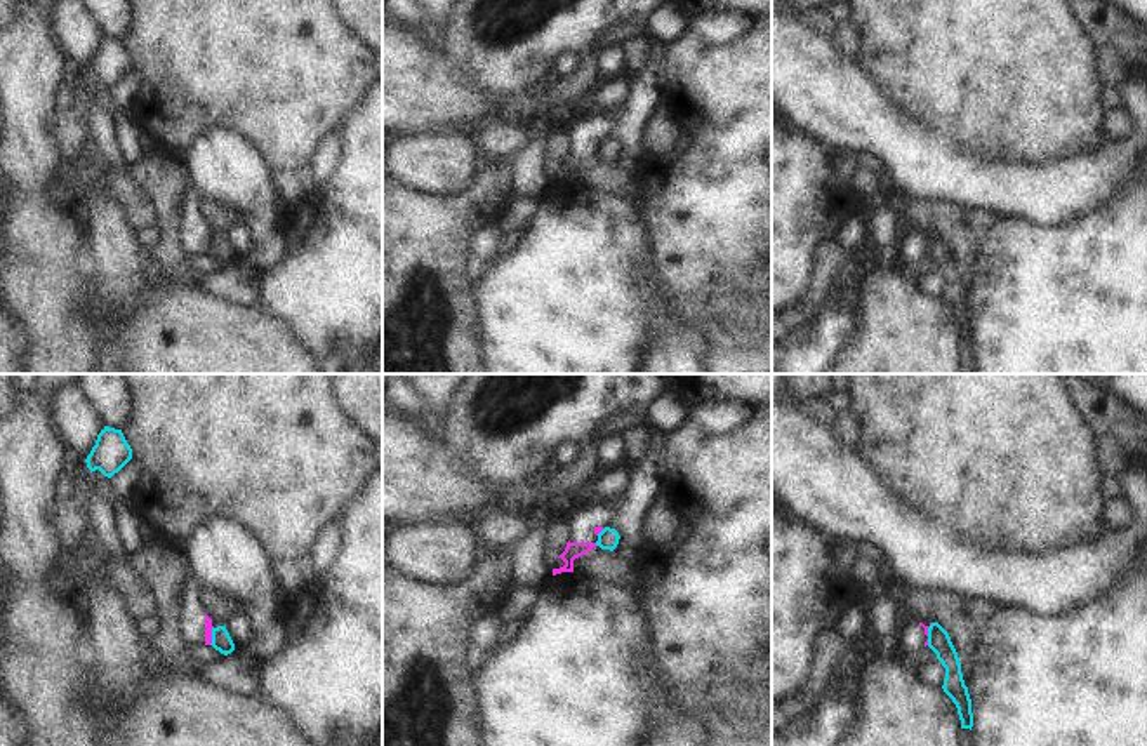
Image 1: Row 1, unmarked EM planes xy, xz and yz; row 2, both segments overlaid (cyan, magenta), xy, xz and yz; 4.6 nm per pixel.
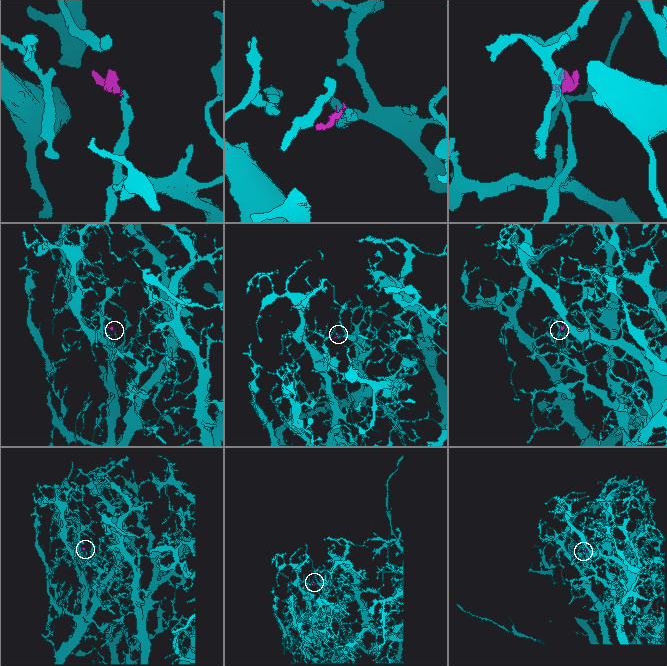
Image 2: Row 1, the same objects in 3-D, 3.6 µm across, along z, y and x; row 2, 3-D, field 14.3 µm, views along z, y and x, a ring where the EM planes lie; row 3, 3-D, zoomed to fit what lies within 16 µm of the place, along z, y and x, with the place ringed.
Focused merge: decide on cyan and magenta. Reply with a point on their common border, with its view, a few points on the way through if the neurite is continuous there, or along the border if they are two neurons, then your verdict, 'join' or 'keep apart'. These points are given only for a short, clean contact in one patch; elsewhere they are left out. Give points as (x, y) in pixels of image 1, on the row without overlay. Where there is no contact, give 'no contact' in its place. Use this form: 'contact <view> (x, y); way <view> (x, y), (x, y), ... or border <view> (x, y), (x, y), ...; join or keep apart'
contact xy (212, 246); border xy (212, 237), (212, 251), (209, 254); keep apart

